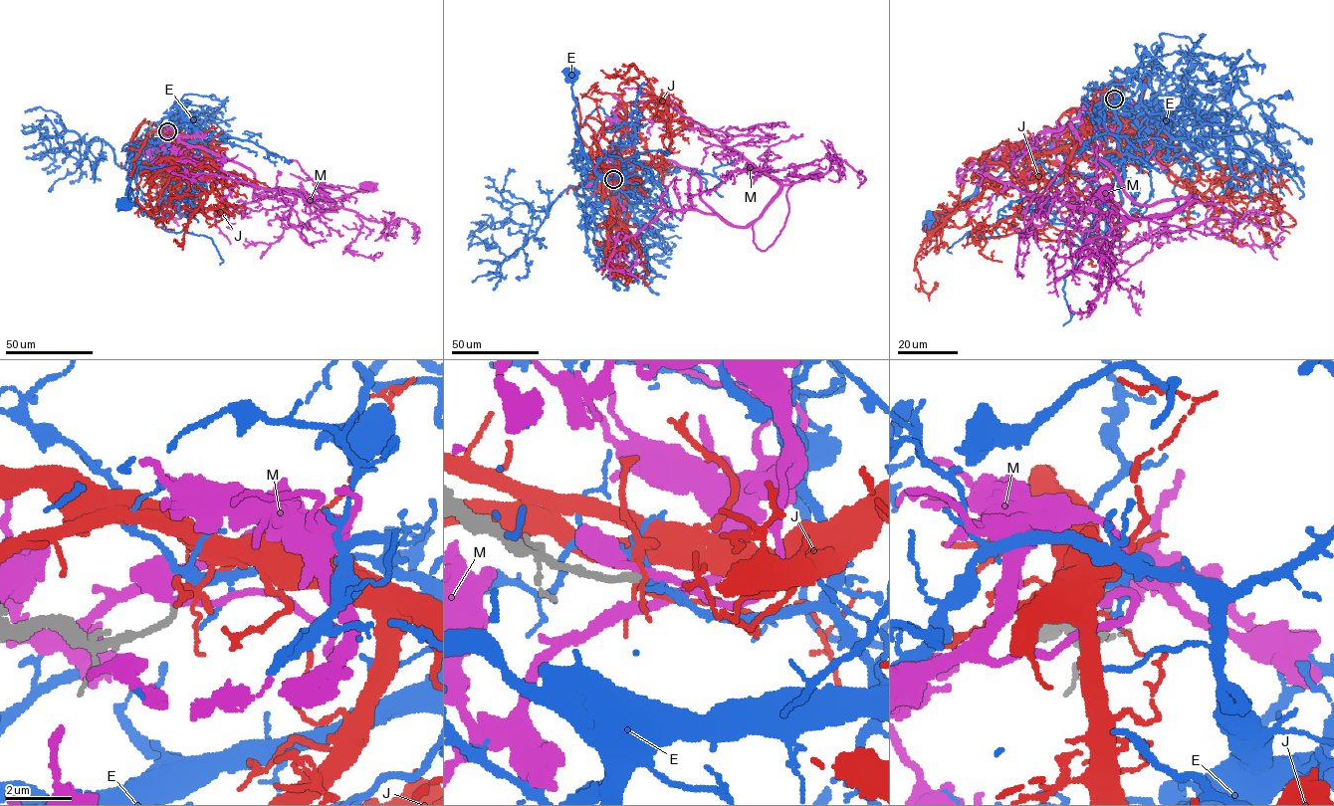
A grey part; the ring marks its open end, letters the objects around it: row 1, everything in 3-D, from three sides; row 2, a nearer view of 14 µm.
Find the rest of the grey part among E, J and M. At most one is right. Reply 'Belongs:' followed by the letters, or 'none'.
Belongs: E

